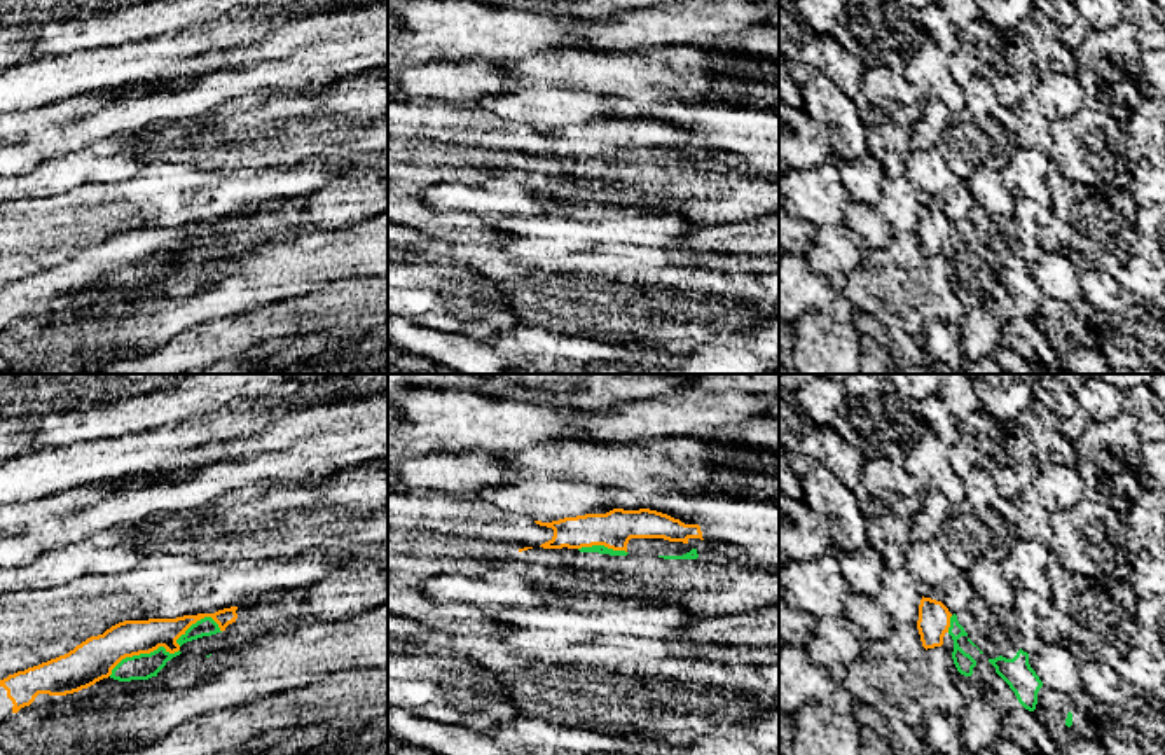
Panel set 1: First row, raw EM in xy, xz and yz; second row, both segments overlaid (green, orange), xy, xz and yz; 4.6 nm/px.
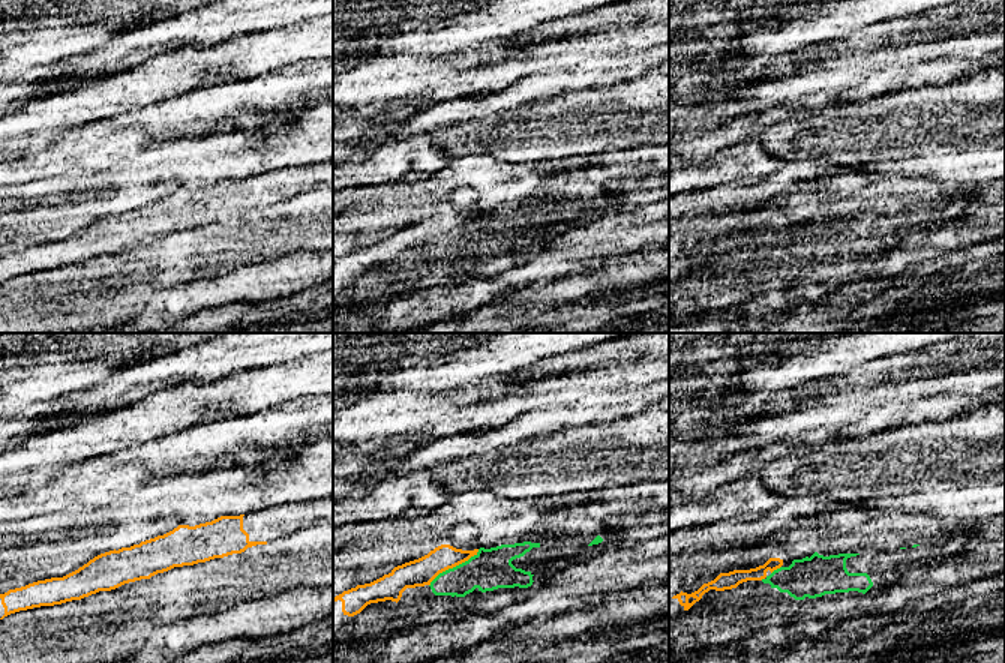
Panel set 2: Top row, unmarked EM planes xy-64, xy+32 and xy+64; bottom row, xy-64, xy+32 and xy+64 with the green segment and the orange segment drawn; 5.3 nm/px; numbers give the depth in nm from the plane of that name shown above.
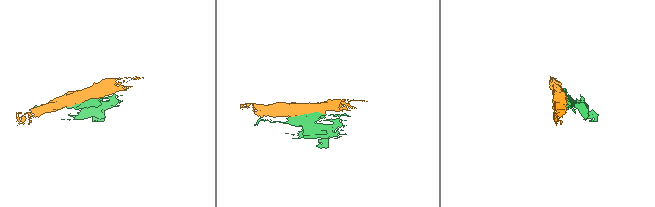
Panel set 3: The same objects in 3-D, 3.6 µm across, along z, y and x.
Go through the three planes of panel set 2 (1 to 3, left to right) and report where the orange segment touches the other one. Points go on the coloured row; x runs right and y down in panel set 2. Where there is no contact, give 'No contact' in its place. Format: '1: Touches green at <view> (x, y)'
1: No contact
2: Touches green at xy+32 (453, 567)
3: Touches green at xy+64 (777, 569)

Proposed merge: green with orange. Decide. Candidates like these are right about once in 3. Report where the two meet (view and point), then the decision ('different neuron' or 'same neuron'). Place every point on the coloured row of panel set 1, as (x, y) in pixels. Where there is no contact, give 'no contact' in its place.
xy (142, 654) | different neuron

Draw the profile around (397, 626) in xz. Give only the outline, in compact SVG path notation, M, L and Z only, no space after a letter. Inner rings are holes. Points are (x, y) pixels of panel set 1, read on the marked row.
M388 613L388 654L417 654L412 636L424 629L412 619Z

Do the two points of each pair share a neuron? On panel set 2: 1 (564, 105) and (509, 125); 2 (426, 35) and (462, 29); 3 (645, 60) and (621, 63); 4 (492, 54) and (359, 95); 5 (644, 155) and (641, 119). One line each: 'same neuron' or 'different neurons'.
1: same neuron
2: same neuron
3: same neuron
4: same neuron
5: different neurons

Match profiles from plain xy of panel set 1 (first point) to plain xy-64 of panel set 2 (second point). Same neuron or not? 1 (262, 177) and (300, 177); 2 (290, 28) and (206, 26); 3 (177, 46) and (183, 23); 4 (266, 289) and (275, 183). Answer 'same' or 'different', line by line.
1: different
2: same
3: same
4: different

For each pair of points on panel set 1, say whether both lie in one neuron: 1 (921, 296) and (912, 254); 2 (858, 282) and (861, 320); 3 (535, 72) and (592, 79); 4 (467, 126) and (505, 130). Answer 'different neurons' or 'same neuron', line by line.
1: same neuron
2: different neurons
3: same neuron
4: same neuron

